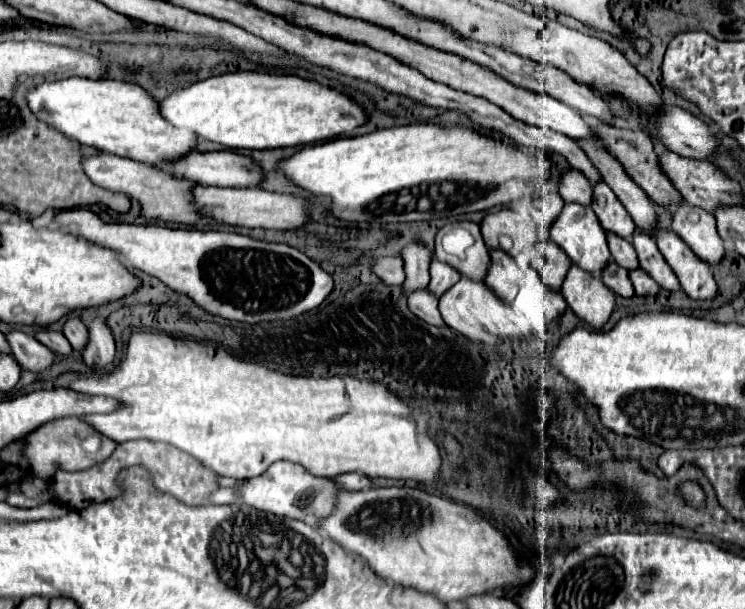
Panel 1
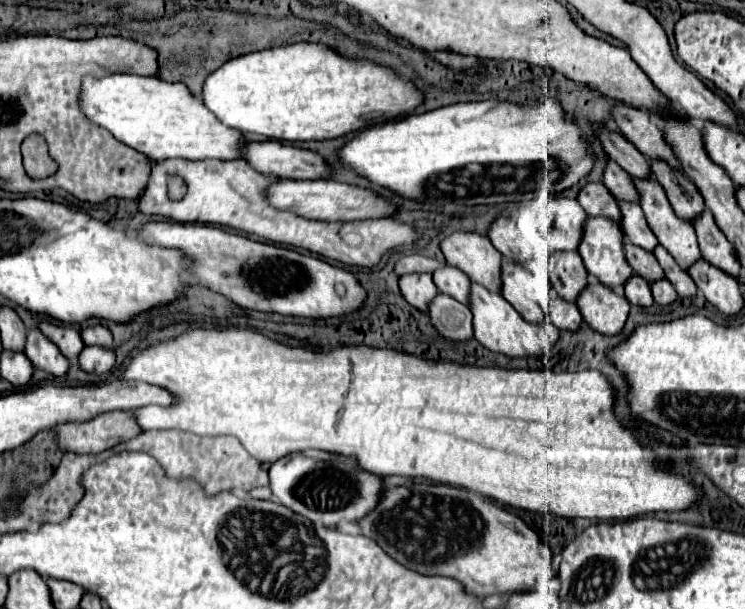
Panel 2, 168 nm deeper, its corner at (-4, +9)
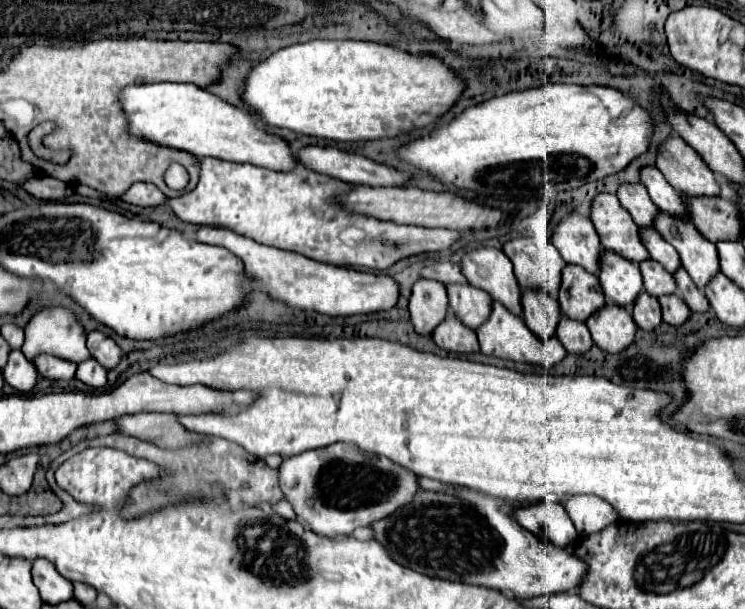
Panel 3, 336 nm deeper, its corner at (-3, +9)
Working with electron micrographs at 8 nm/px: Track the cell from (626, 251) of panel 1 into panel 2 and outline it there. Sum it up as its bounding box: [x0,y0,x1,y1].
[623,245,663,281]

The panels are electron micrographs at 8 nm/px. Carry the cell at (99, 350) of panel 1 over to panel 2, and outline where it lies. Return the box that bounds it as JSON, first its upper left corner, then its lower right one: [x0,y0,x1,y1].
[79,345,115,375]

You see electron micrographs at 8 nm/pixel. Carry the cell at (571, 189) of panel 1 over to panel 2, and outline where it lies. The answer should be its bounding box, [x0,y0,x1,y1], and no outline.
[577,183,619,221]

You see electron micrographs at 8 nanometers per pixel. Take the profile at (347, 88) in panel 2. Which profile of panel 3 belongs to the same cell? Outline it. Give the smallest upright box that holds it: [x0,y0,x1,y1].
[242,39,466,141]

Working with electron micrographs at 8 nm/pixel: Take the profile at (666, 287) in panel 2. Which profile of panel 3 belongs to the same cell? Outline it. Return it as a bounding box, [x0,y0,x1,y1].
[658,293,692,327]

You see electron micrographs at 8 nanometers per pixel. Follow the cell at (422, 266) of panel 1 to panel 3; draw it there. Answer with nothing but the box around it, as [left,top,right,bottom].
[410,279,448,335]

